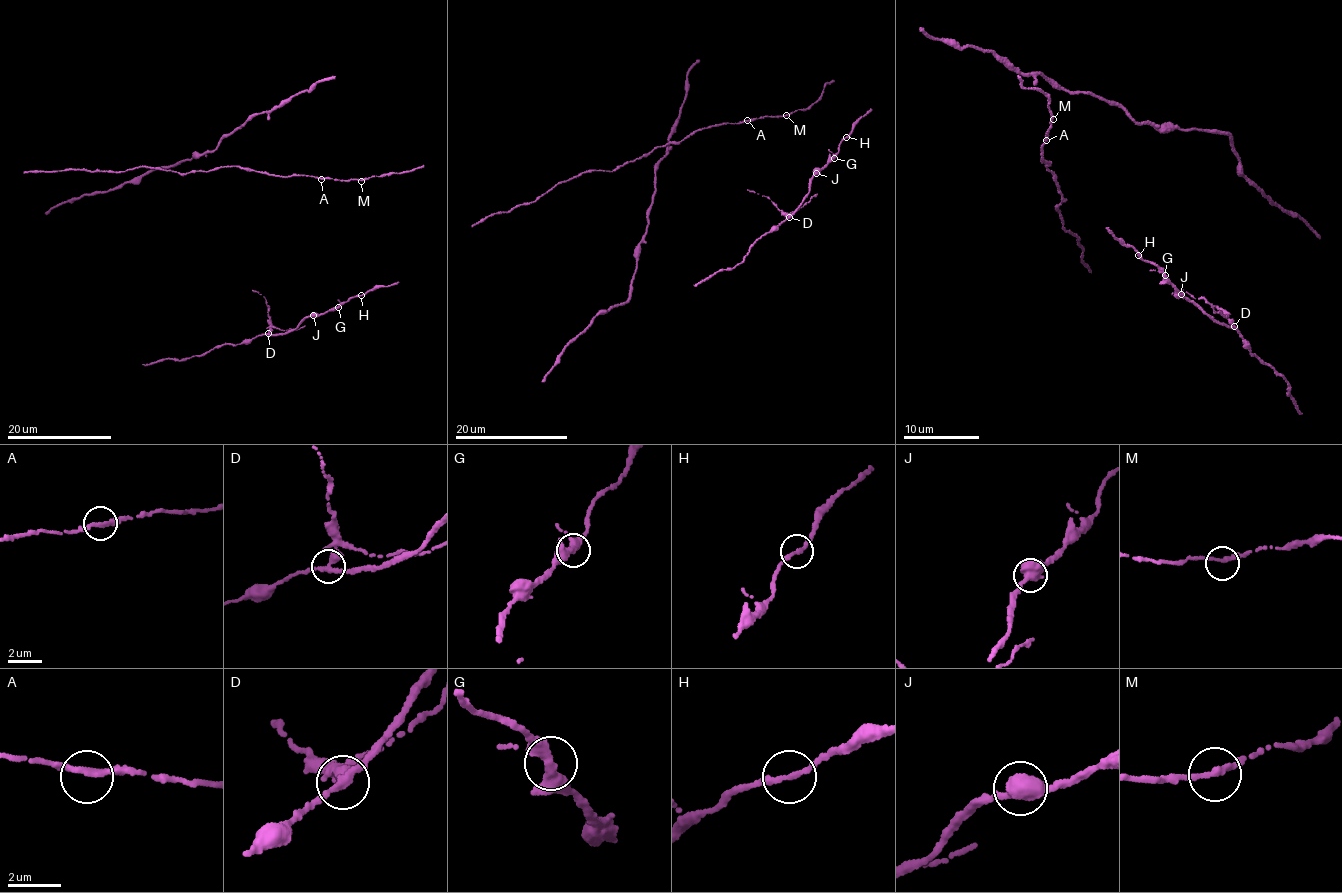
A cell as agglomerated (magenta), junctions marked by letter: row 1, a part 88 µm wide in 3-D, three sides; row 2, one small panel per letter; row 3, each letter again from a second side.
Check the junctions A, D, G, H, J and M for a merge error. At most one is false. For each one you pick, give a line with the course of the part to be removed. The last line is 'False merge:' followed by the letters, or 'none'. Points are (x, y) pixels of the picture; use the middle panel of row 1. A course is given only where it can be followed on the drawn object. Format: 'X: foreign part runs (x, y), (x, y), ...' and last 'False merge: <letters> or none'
D: foreign part runs (789, 217), (769, 199), (748, 189)
False merge: D

